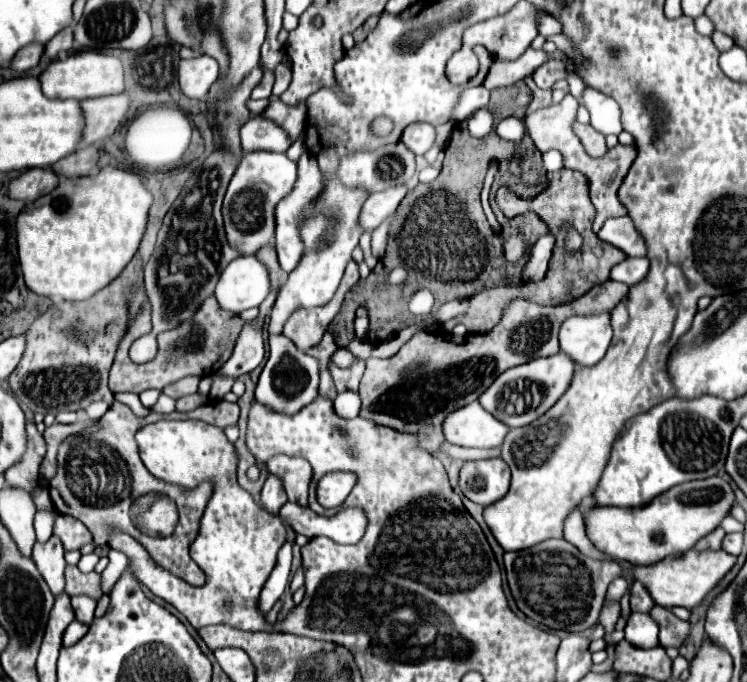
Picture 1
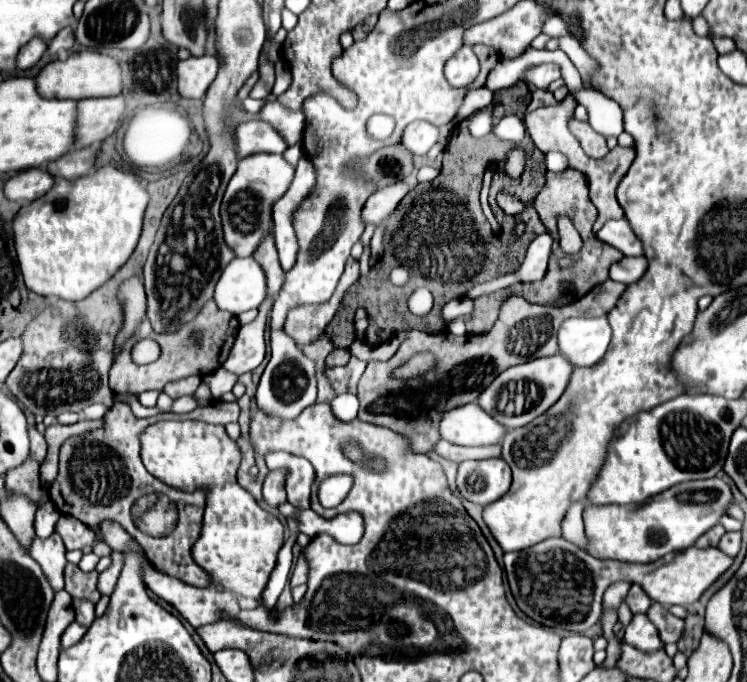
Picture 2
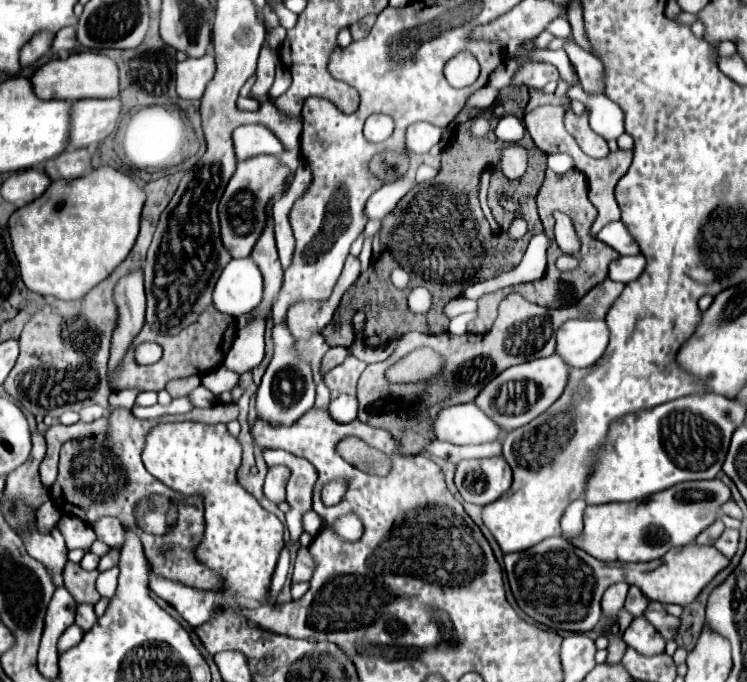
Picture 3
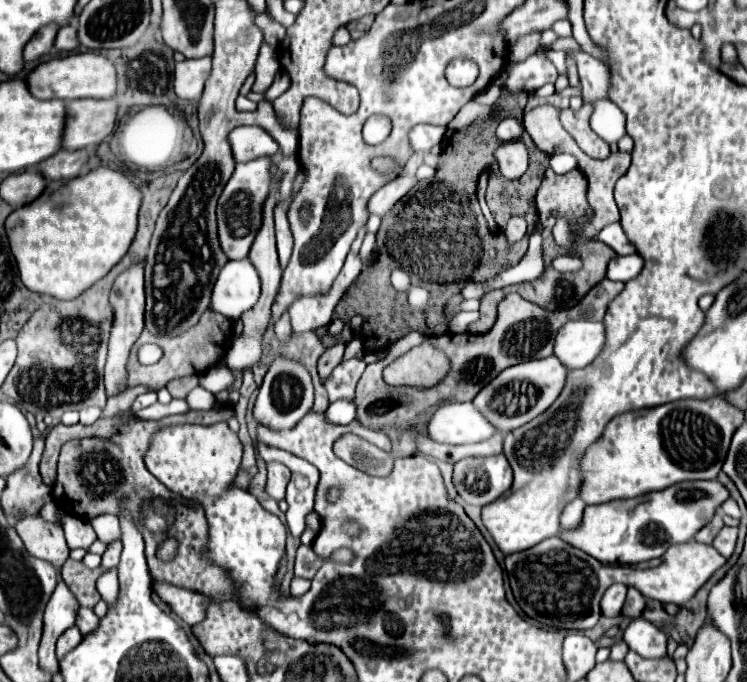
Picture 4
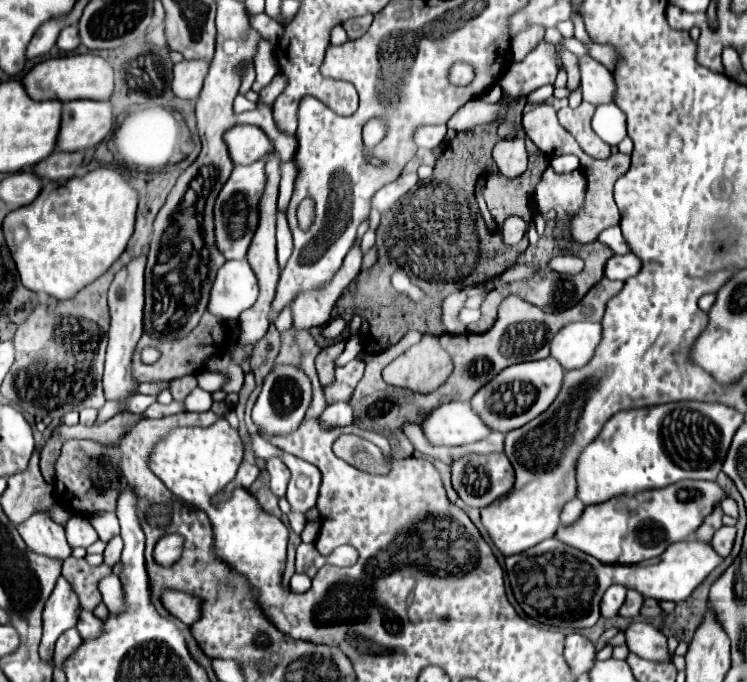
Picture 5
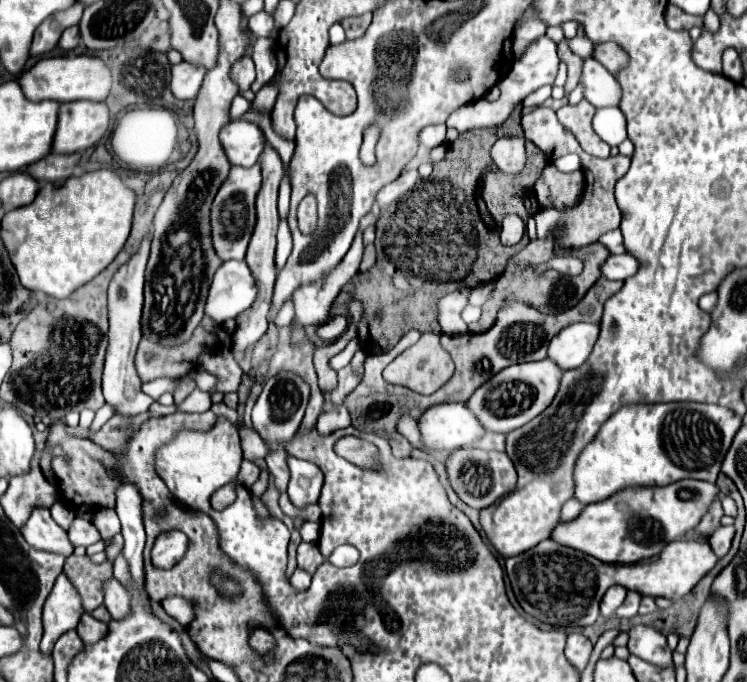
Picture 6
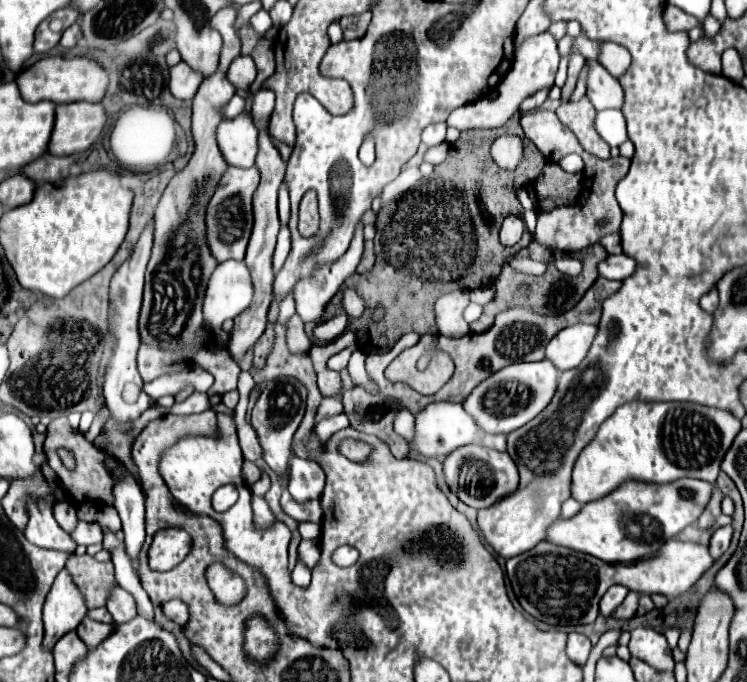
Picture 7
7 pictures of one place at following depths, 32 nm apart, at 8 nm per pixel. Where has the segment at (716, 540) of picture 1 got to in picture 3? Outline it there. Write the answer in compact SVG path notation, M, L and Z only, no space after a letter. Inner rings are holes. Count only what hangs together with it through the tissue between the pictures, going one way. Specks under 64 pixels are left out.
M716 520L716 524L712 524L710 528L706 528L704 534L700 534L700 536L696 538L696 544L700 544L700 546L710 546L710 544L714 544L714 542L720 538L722 532L724 532L724 524L722 524L720 520Z

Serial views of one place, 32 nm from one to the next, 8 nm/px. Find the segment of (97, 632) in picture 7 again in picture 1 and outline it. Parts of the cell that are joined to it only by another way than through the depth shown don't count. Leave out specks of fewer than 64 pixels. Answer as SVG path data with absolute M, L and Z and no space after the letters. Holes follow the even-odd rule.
M72 596L72 608L76 612L76 620L90 624L94 620L94 608L96 608L96 600L92 600L90 596Z

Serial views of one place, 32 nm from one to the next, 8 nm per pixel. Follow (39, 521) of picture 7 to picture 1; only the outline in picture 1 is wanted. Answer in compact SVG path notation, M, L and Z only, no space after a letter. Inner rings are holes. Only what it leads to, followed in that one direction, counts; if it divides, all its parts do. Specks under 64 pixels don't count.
M52 536L46 544L36 542L34 544L34 552L32 552L32 560L38 566L38 572L44 576L50 592L54 596L60 596L64 592L64 548L62 542Z

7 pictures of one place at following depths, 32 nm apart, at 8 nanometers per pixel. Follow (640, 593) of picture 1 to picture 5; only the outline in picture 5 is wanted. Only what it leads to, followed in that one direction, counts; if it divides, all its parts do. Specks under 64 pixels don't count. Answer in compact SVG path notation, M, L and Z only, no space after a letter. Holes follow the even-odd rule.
M628 590L626 602L624 602L624 606L620 608L618 614L624 616L624 618L636 618L640 614L642 604L644 604L644 596L640 592L636 592L636 590Z

